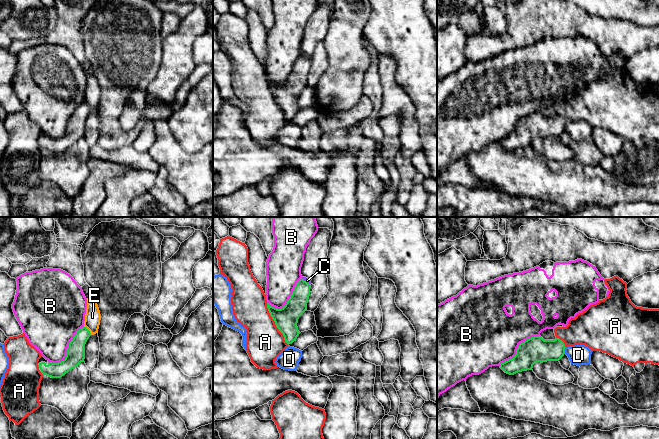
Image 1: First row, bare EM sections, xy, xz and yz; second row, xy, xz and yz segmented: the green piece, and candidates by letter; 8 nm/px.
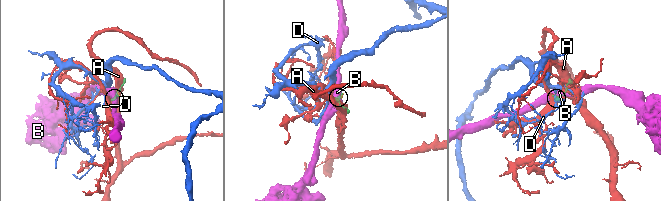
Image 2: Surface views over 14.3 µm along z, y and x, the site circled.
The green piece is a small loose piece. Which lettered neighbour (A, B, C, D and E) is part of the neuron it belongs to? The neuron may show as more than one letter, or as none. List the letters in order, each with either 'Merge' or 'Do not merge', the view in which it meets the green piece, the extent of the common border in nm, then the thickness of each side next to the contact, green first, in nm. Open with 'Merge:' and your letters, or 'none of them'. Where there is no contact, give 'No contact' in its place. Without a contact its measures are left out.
Merge: none of them
A: Do not merge. Touches green in xz. Shared border 380 nm. Thickness 190 nm (green) against 300 nm
B: Do not merge. Touches green in xy. Shared border 400 nm. Thickness 150 nm (green) against 440 nm
C: Do not merge. Touches green in xz. Shared border 90 nm. Thickness 160 nm (green) against 40 nm
D: Do not merge. Touches green in yz. Shared border 60 nm. Thickness 200 nm (green) against 160 nm
E: Do not merge. Touches green in xy. Shared border 100 nm. Thickness 150 nm (green) against 130 nm

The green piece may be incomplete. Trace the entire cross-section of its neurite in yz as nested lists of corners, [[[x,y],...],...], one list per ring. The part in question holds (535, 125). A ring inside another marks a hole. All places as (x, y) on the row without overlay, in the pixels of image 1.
[[[534,112],[520,119],[516,131],[501,139],[500,144],[510,151],[532,146],[537,138],[559,137],[565,130],[565,124],[559,114],[544,116],[541,112]]]

